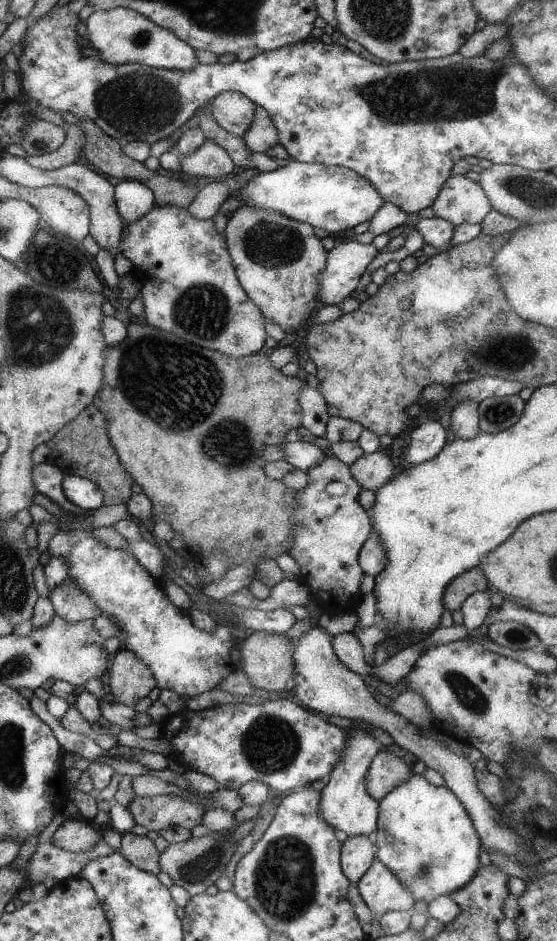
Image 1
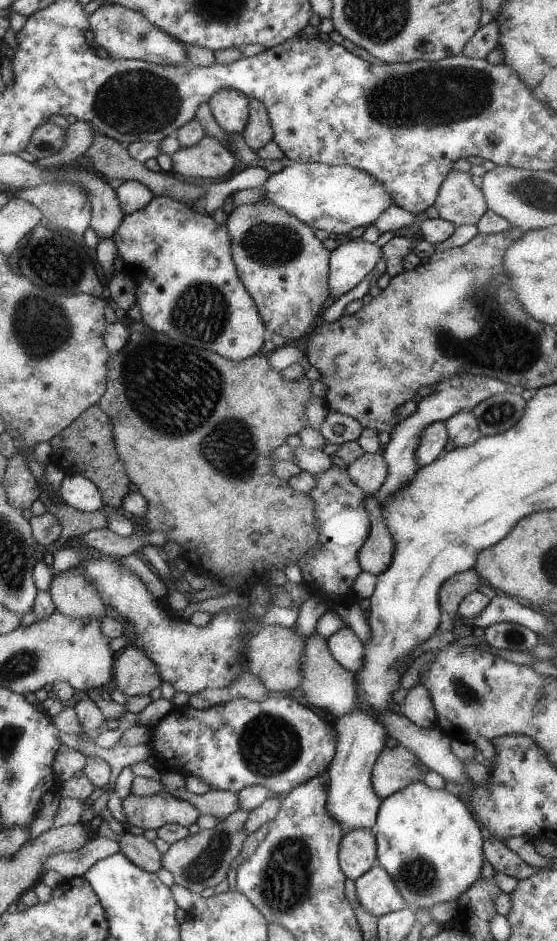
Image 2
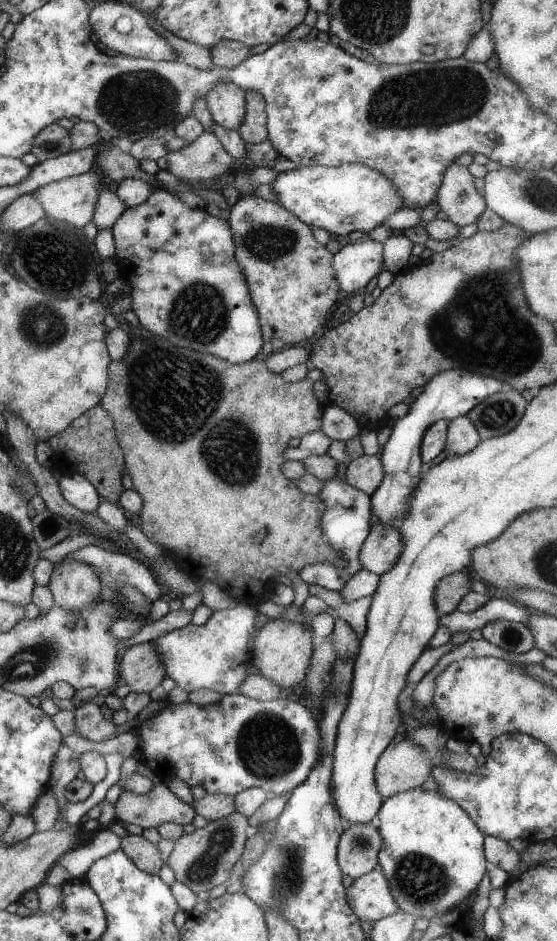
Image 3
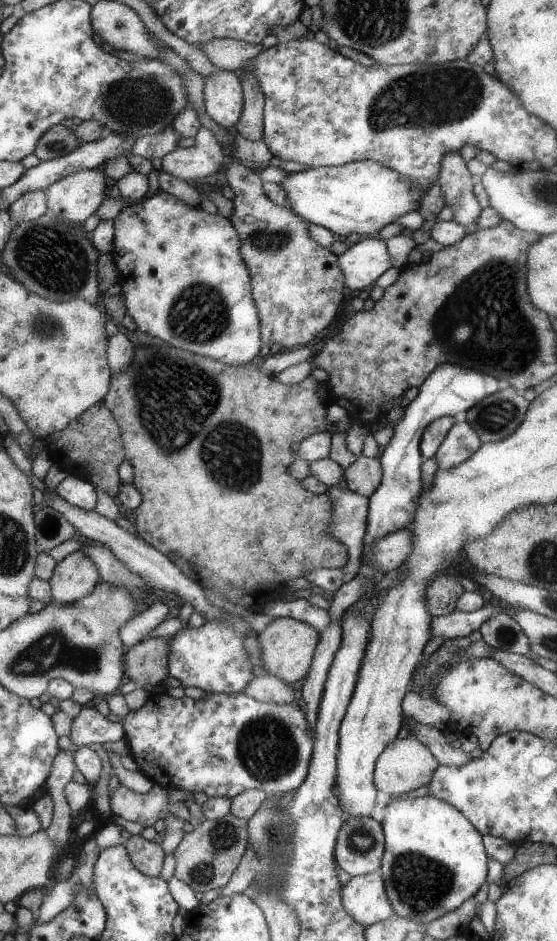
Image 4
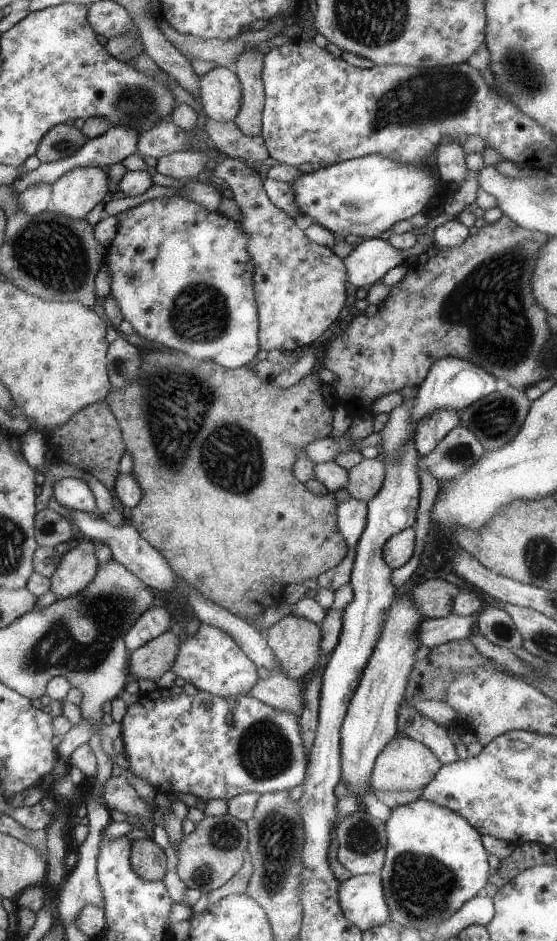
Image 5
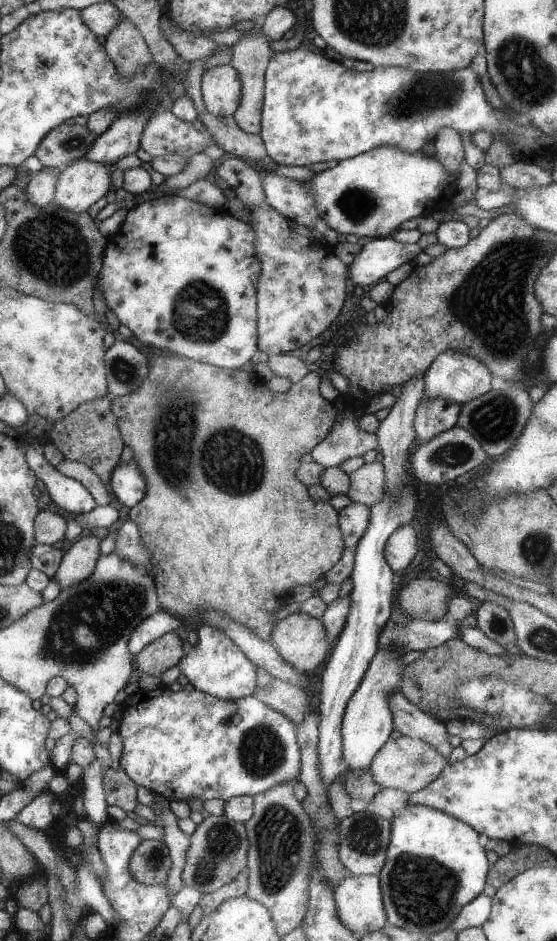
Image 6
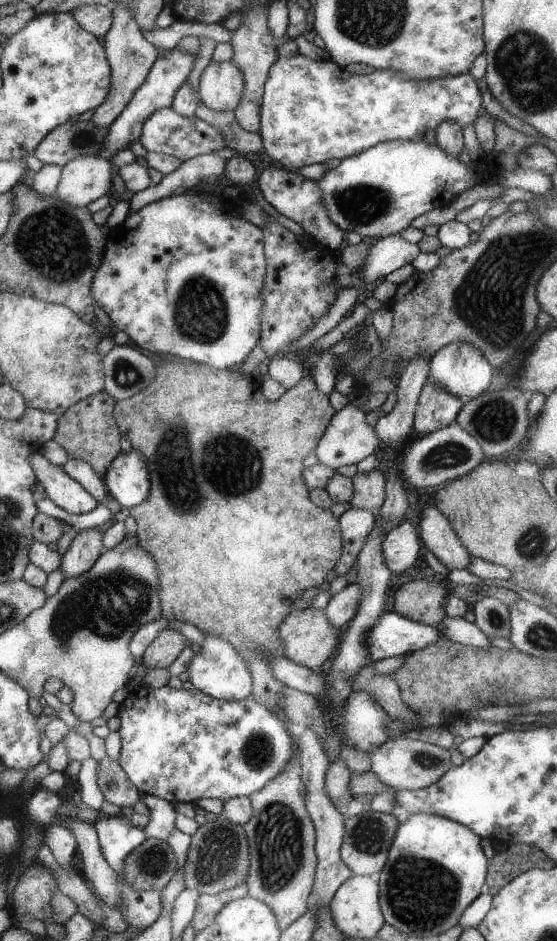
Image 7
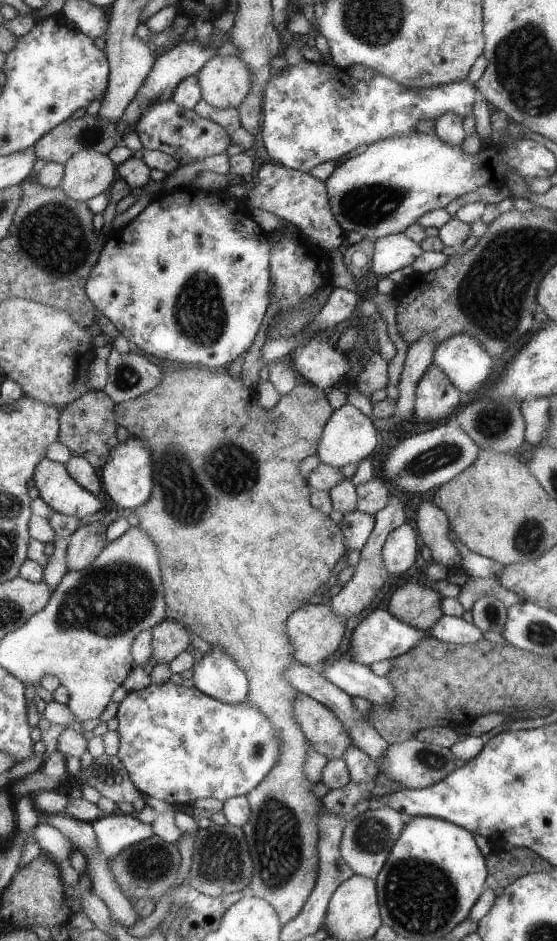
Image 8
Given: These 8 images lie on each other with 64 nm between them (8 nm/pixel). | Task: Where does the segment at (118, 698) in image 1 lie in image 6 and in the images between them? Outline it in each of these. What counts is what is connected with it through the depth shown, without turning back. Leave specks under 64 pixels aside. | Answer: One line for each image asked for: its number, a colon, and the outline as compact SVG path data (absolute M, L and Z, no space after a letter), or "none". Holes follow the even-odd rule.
2: M127 644L115 658L115 694L119 692L123 702L133 696L149 696L157 686L161 686L161 678L155 664L139 648Z
3: M137 644L131 648L125 648L123 660L119 666L121 680L129 688L129 692L135 694L149 694L153 688L157 688L165 678L165 666L157 658L157 652L153 644Z
4: M153 638L137 642L127 650L125 656L125 672L131 682L141 688L153 688L161 684L169 676L167 666L169 644L165 638Z
5: M169 630L169 632L157 634L153 640L131 650L131 656L127 662L131 676L135 676L137 682L159 680L165 672L171 672L171 662L175 662L177 646L179 646L177 630Z
6: M167 632L161 638L153 640L147 644L139 654L133 656L133 666L143 674L143 676L161 676L165 670L171 670L179 664L183 658L183 644L181 644L181 632Z

